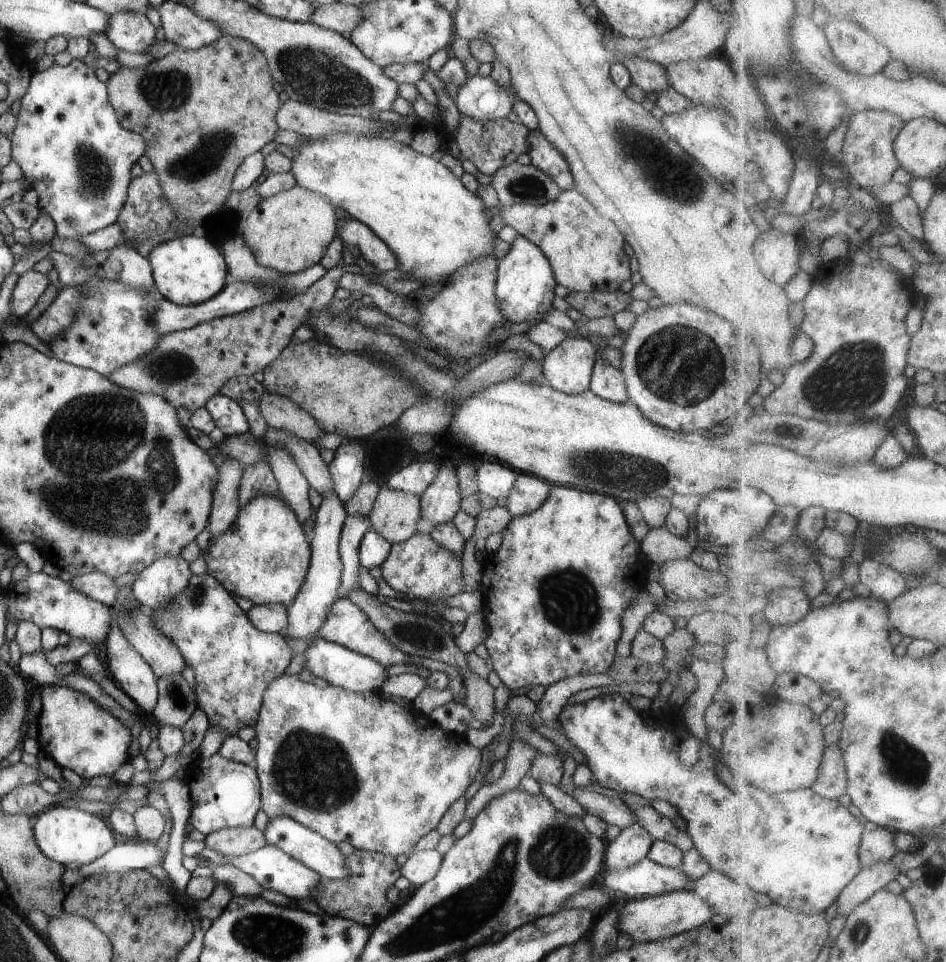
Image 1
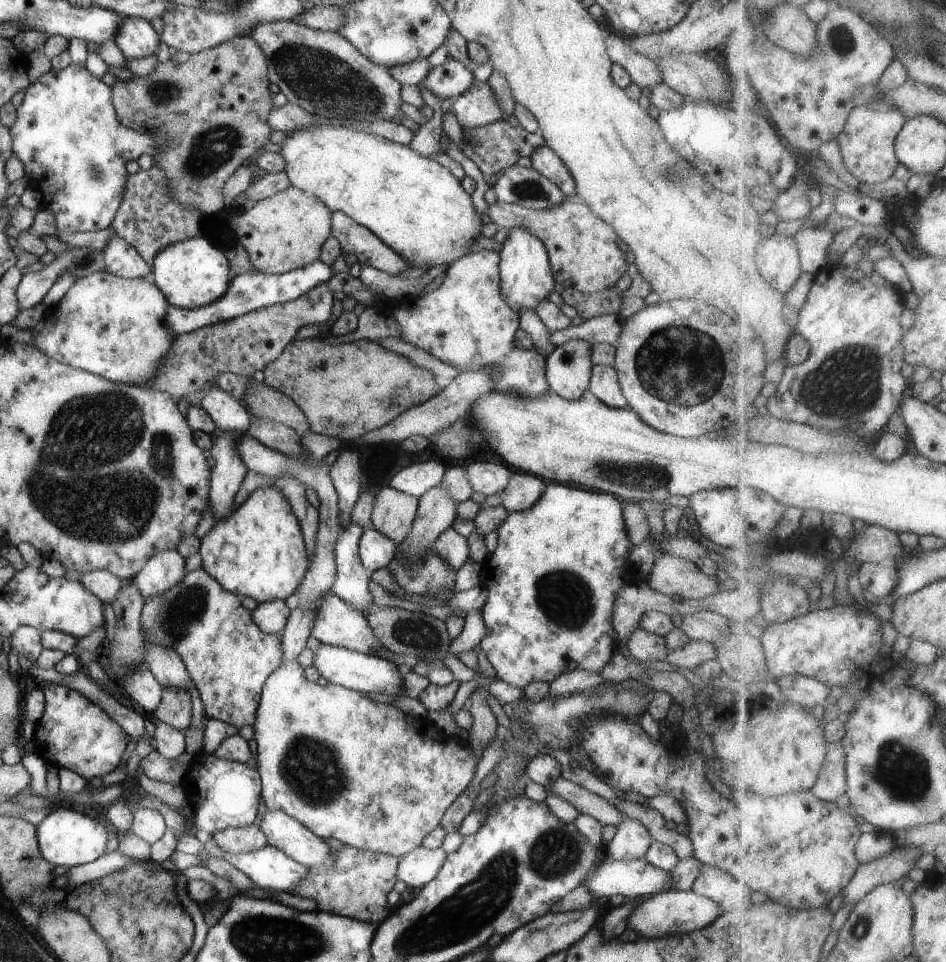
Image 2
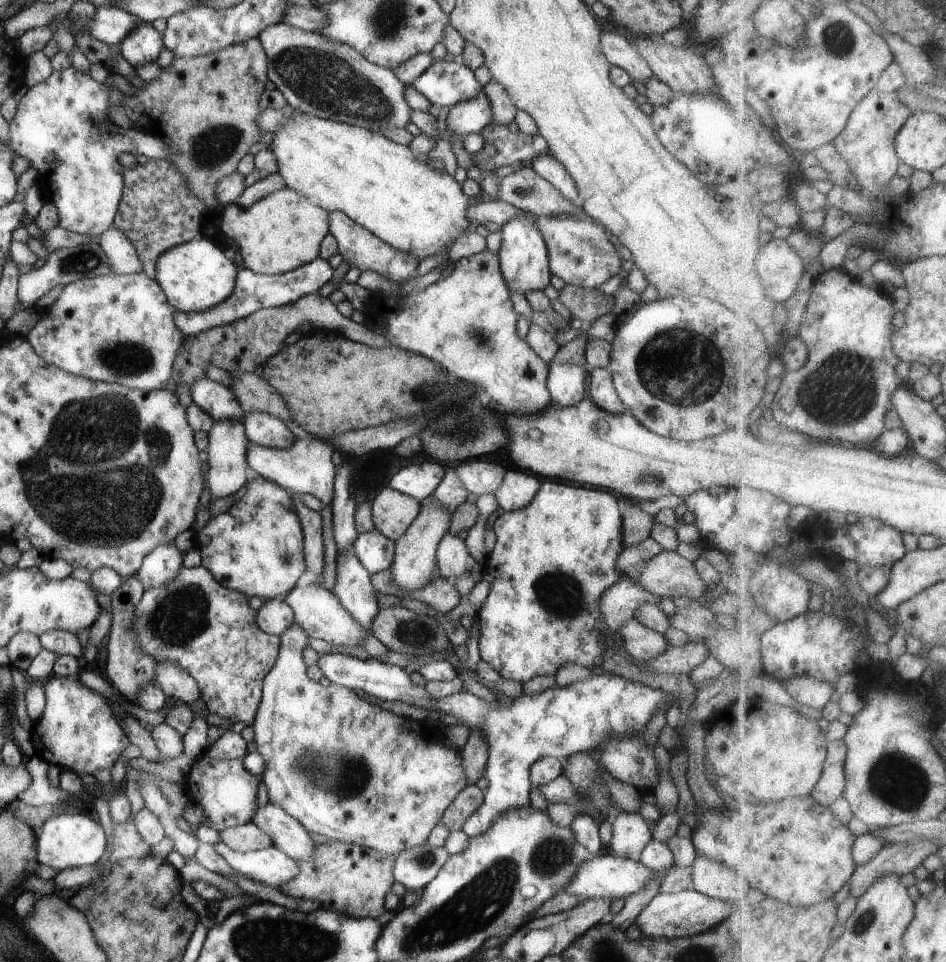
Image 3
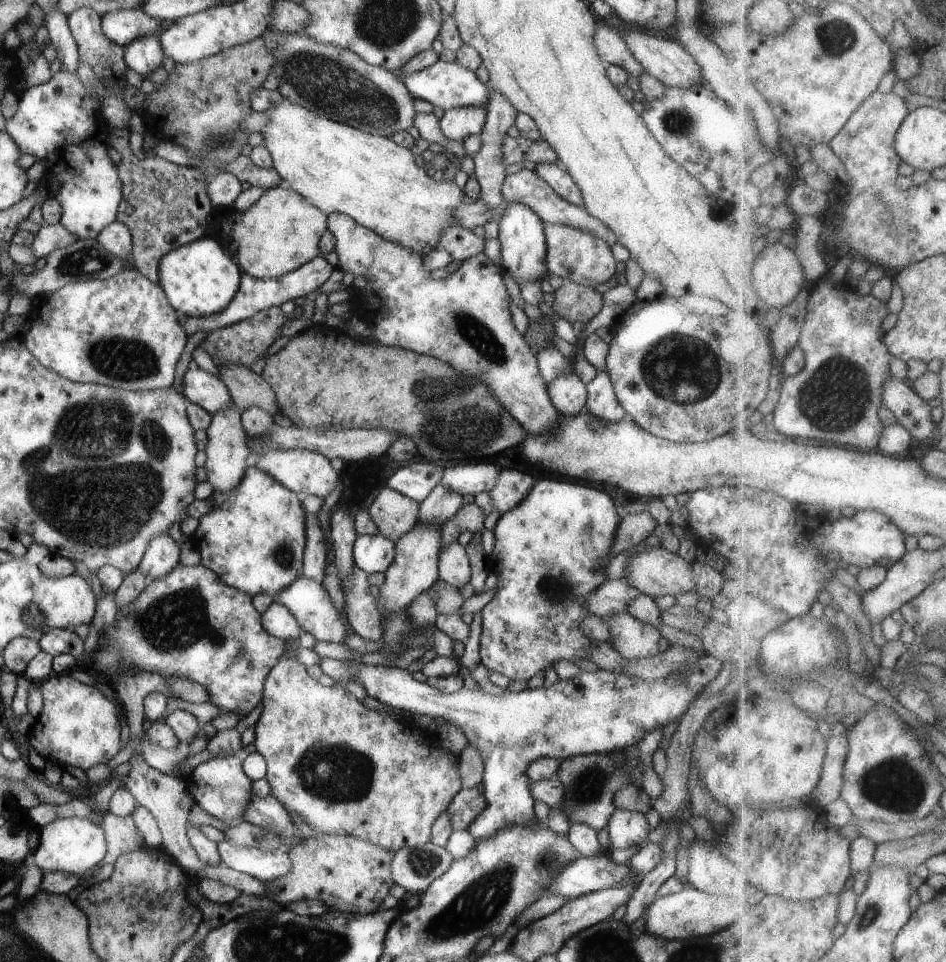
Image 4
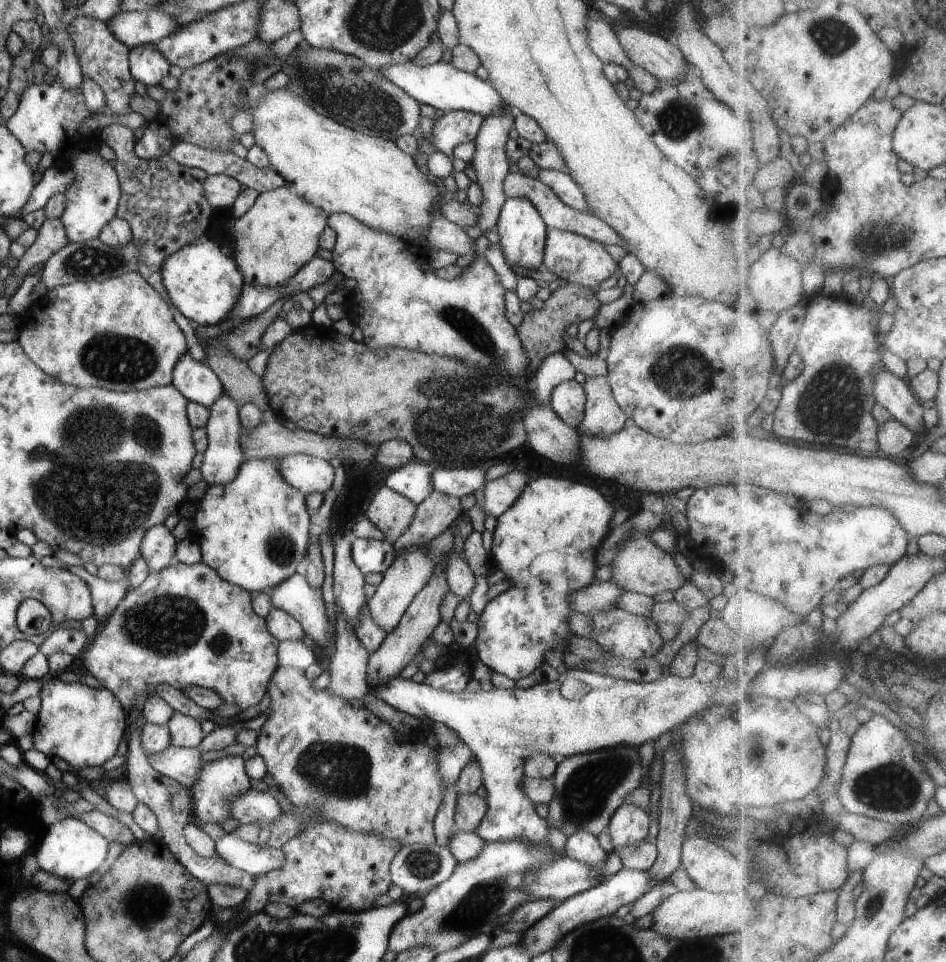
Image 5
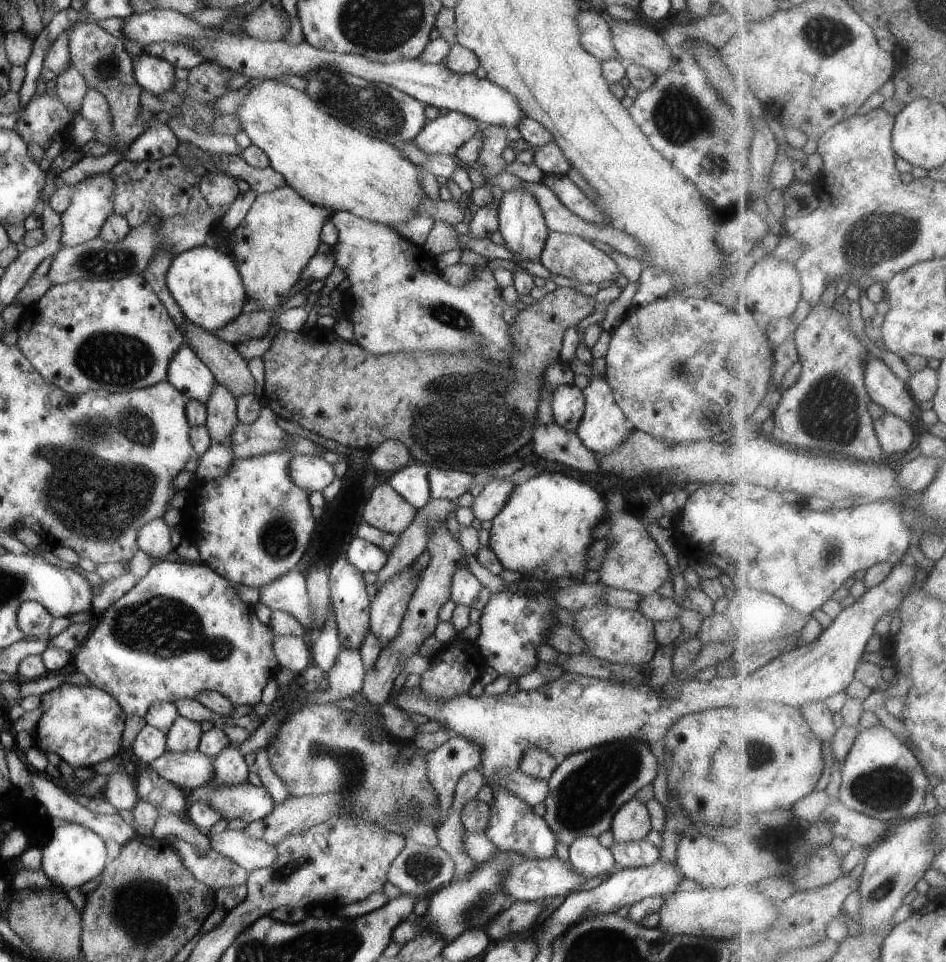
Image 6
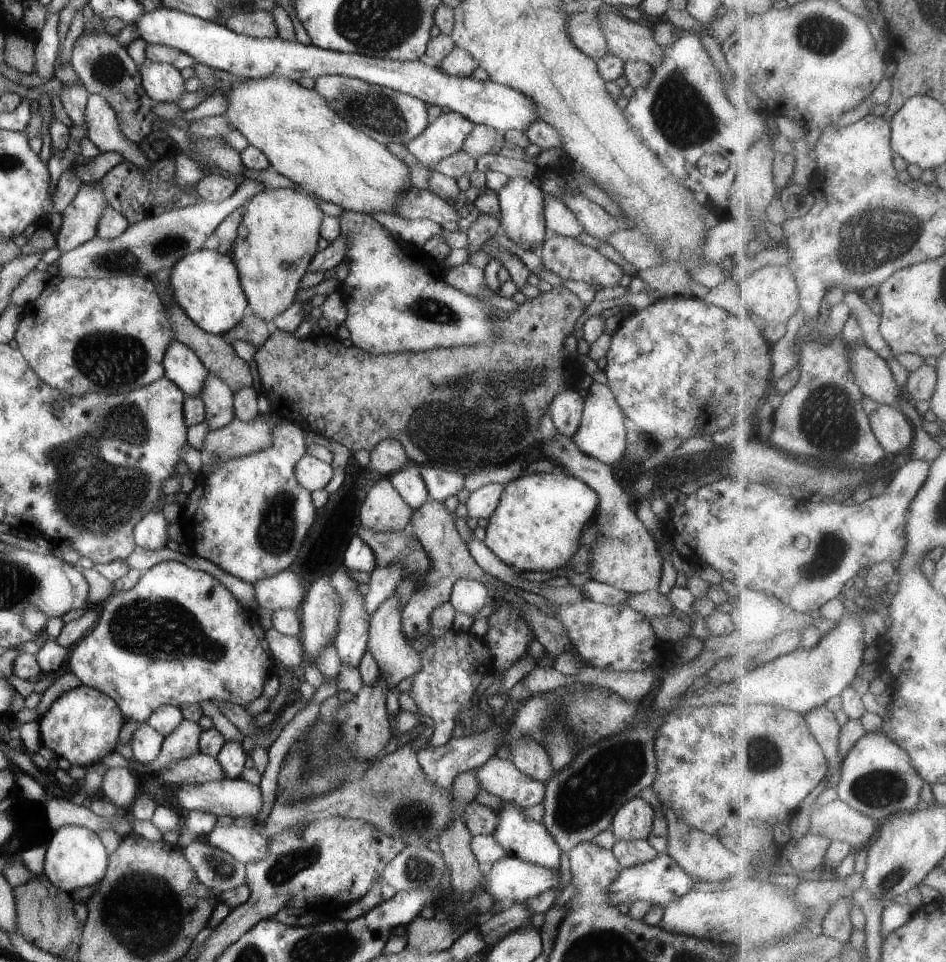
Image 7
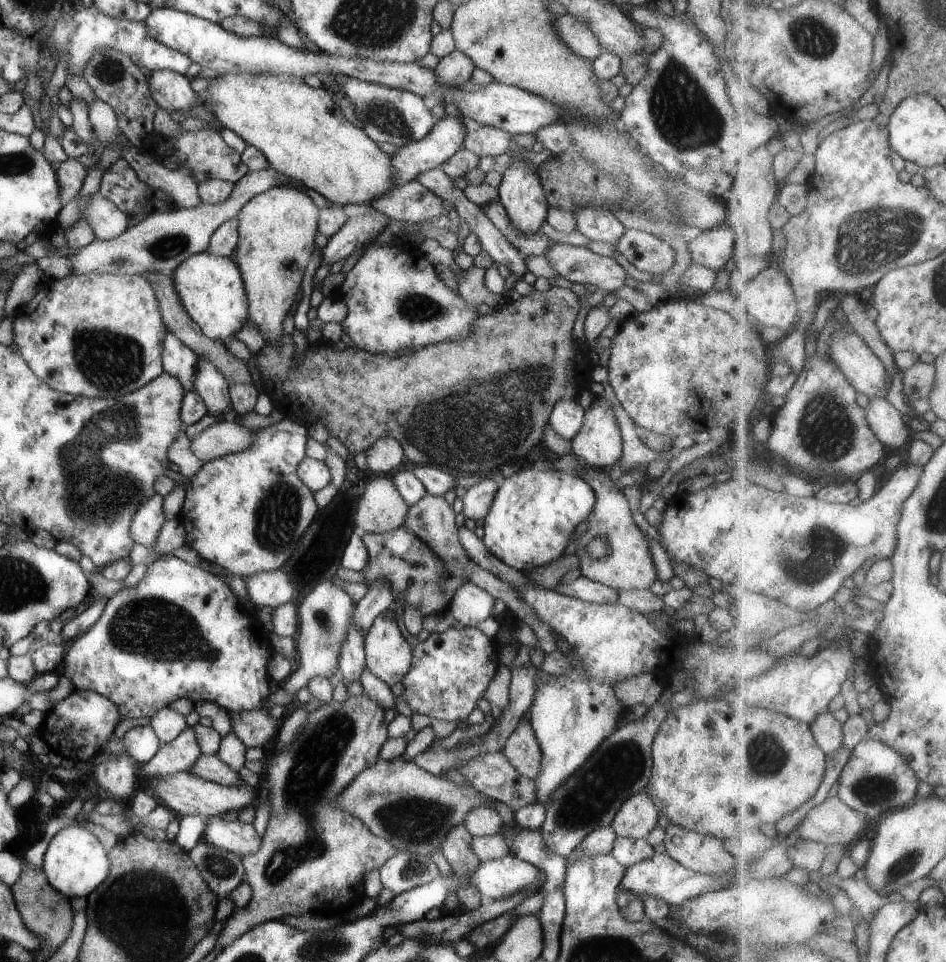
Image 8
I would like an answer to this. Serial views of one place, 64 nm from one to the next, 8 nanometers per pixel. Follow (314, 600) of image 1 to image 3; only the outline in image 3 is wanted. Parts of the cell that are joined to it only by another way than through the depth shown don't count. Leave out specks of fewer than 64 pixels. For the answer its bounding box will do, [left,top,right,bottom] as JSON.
[246,430,468,856]

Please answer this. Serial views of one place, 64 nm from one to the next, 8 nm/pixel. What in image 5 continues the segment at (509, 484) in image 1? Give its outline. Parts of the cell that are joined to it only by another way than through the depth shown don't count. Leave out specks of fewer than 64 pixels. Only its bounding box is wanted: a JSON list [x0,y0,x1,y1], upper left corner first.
[432,468,486,499]

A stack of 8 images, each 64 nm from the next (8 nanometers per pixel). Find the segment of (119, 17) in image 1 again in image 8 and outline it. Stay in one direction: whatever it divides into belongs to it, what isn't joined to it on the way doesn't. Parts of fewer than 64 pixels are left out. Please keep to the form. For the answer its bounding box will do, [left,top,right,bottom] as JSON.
[148,70,198,113]

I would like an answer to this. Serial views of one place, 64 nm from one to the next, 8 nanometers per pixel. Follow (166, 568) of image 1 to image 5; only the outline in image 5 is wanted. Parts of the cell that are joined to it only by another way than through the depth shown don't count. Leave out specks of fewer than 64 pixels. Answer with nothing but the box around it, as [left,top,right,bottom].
[141,524,177,571]

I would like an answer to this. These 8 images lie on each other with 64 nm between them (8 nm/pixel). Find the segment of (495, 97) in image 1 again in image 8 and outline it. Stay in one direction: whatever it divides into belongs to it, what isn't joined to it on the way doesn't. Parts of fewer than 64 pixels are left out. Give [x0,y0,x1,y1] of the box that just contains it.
[392,116,466,186]

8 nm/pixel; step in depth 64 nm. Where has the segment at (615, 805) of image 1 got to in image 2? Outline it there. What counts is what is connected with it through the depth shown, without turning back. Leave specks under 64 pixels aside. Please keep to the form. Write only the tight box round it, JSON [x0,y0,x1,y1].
[549,776,625,827]

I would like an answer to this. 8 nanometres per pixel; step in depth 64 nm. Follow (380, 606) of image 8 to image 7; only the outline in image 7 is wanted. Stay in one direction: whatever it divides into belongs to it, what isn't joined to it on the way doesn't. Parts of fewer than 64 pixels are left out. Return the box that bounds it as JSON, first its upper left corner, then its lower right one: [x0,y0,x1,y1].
[364,564,404,620]

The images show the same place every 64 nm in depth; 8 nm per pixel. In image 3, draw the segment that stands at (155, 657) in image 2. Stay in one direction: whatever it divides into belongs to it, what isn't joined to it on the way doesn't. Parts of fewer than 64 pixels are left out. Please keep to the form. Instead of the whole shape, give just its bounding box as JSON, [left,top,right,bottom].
[154,660,200,705]

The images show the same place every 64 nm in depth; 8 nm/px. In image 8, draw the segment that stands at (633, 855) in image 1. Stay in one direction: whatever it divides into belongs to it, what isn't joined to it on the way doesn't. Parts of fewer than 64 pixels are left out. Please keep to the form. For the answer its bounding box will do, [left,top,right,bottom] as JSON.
[611,792,663,839]

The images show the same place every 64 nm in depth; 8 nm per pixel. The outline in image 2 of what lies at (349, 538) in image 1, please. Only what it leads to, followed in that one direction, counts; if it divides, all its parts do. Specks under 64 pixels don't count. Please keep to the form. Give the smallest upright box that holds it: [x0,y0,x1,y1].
[332,522,373,615]

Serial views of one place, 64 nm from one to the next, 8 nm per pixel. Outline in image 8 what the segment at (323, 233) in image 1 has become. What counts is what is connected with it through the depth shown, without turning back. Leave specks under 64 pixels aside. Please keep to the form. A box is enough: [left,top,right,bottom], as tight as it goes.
[229,187,319,344]

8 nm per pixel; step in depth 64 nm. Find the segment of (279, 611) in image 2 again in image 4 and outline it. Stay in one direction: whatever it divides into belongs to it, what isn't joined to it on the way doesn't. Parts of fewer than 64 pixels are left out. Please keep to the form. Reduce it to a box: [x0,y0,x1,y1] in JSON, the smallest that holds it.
[261,602,302,641]

